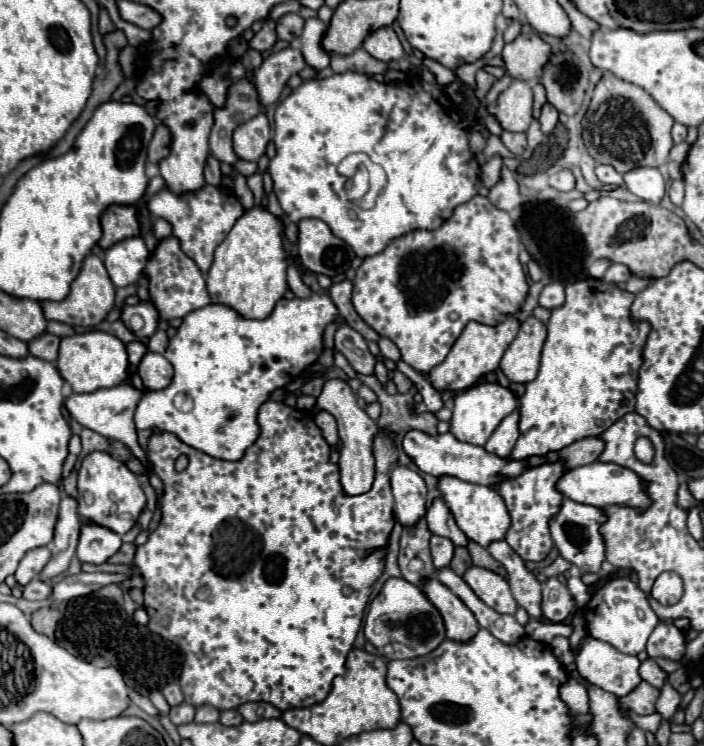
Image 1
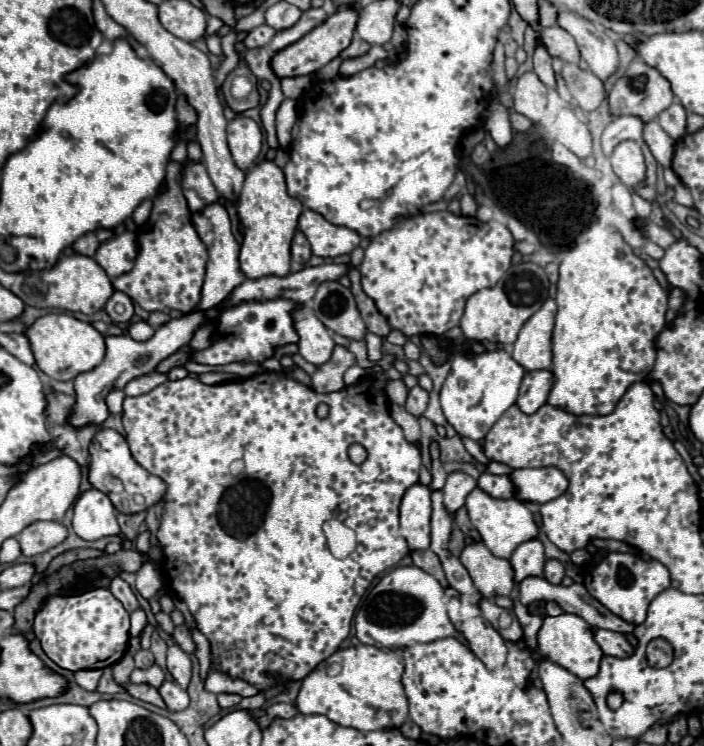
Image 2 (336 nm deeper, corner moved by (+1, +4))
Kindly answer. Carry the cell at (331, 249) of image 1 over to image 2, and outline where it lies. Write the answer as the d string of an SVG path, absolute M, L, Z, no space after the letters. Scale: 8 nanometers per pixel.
M303 210L303 214L299 216L299 230L307 236L313 254L321 258L349 254L361 242L357 232L345 226L333 226L313 210Z

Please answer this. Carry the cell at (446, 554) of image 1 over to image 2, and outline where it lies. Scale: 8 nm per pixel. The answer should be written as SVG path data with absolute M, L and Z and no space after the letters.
M453 472L447 476L447 484L443 488L443 496L445 496L443 504L451 516L455 516L455 512L465 504L467 494L475 486L477 486L477 482L465 472Z

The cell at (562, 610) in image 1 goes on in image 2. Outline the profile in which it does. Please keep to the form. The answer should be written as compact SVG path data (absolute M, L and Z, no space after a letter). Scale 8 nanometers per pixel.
M547 560L545 562L545 572L543 572L545 580L551 584L561 584L563 576L565 576L565 568L559 560Z

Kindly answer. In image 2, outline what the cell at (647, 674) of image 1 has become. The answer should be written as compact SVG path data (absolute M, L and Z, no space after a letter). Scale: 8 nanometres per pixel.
M593 628L595 632L595 640L597 644L601 646L601 650L607 654L607 656L615 656L615 658L627 658L633 654L633 646L631 642L619 634L619 632L609 632L609 630L599 630L599 628Z

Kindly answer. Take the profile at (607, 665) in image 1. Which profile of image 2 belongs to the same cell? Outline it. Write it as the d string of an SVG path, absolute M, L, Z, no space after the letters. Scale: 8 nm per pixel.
M561 614L555 618L547 616L537 634L537 640L539 640L539 652L543 652L551 662L567 668L581 680L593 678L599 672L599 662L603 658L603 650L595 642L593 628L587 622L583 622L583 618L579 618L575 614Z

